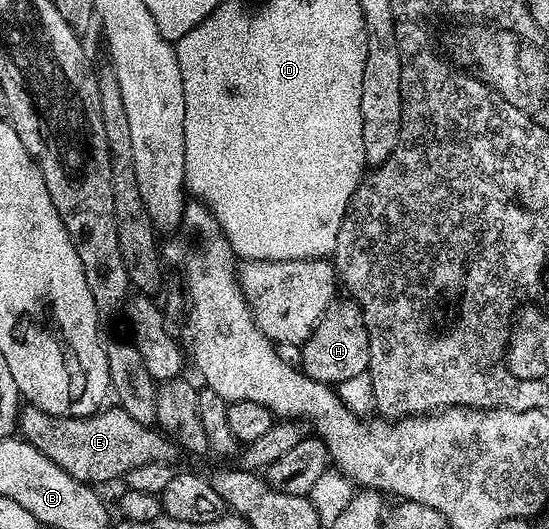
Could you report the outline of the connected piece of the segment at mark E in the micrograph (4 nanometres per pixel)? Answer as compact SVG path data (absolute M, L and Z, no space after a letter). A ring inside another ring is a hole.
M26 405L21 408L18 416L17 430L21 438L40 449L44 457L60 465L60 469L81 483L110 483L113 479L121 480L129 471L136 469L136 465L175 462L175 444L161 430L149 423L136 421L136 417L117 405L110 406L84 417L64 417L50 415L38 407Z

